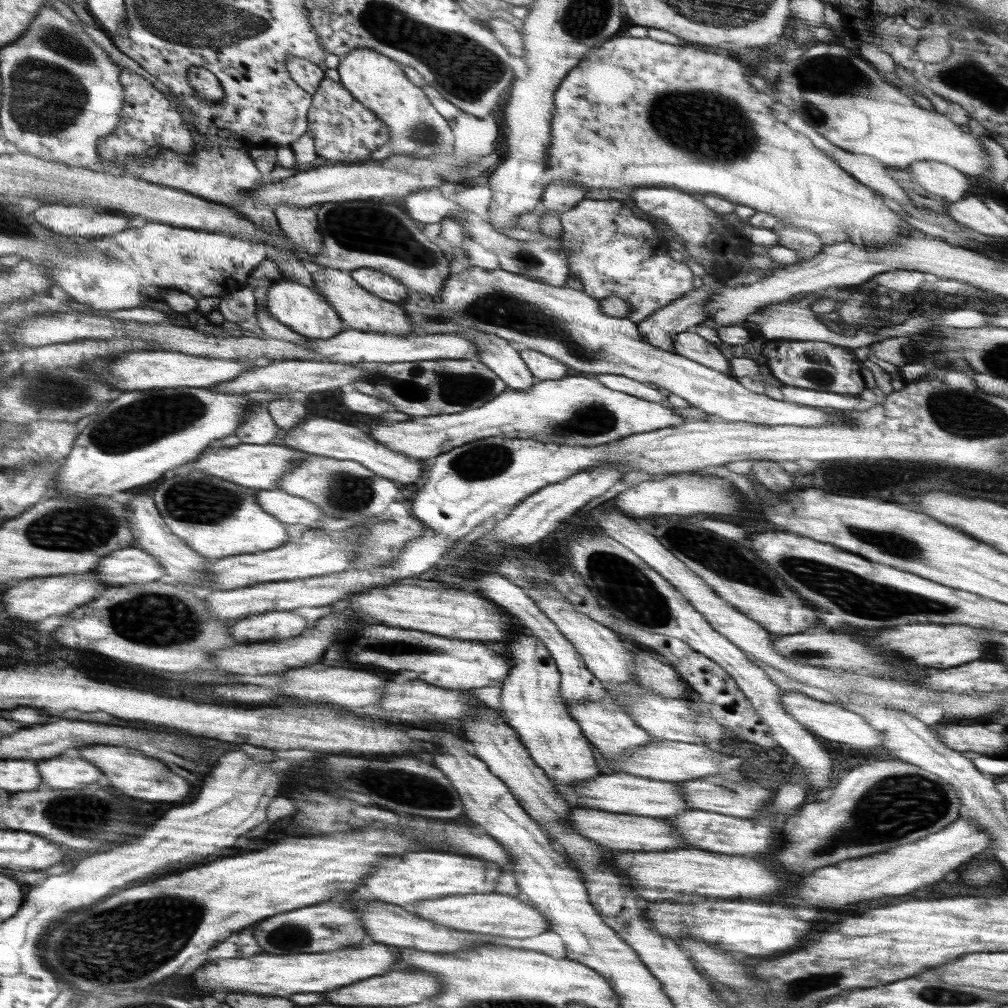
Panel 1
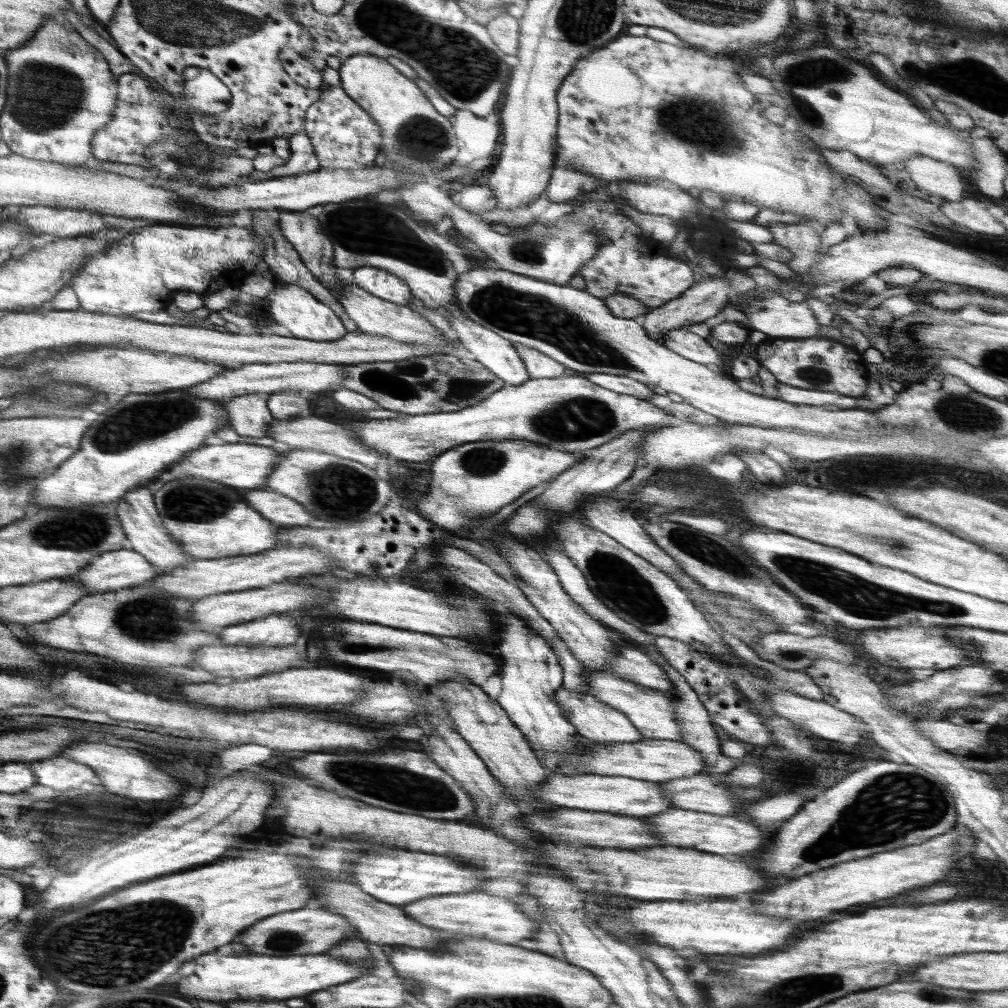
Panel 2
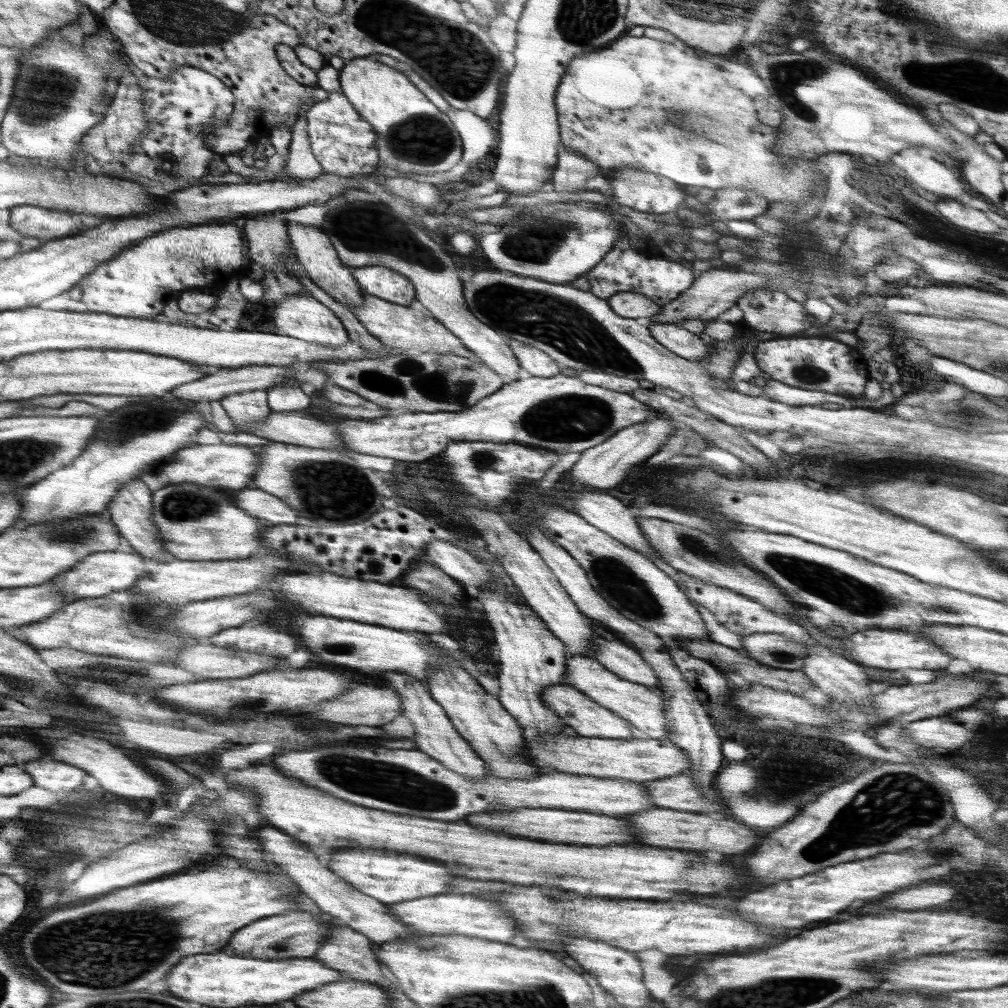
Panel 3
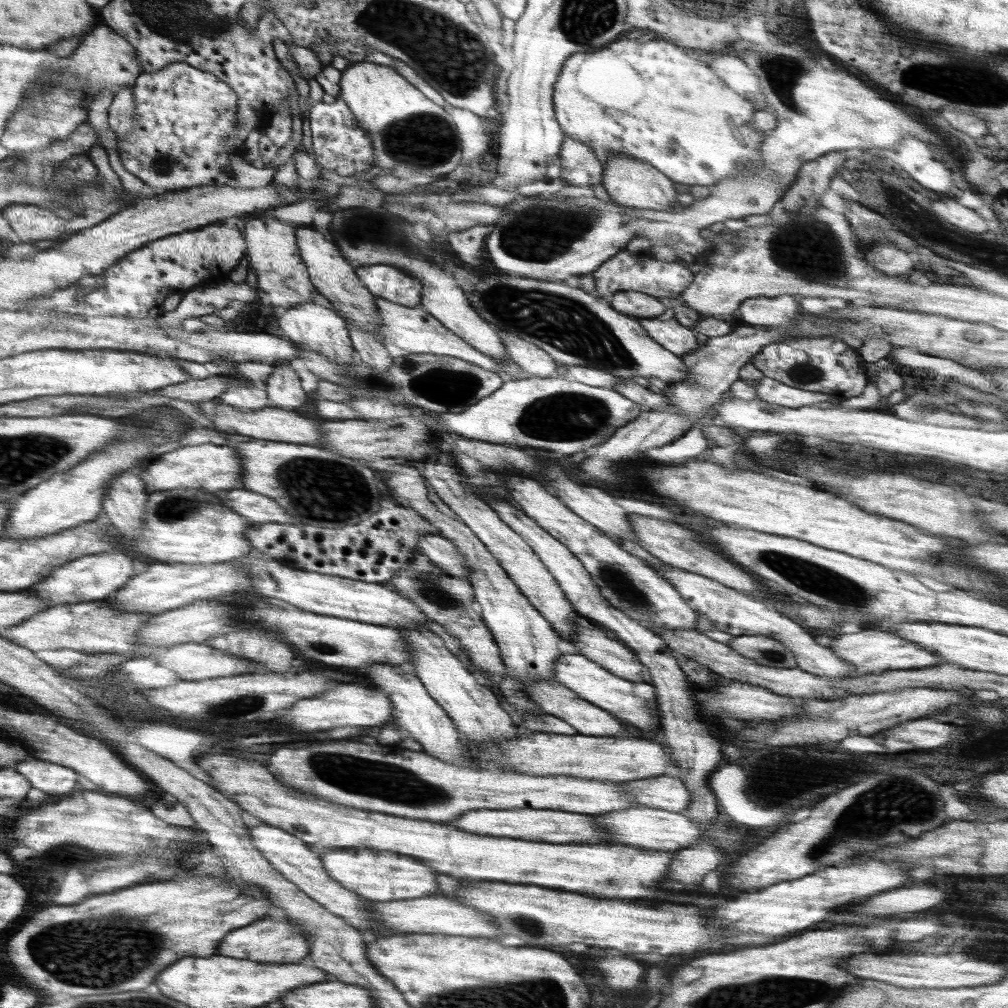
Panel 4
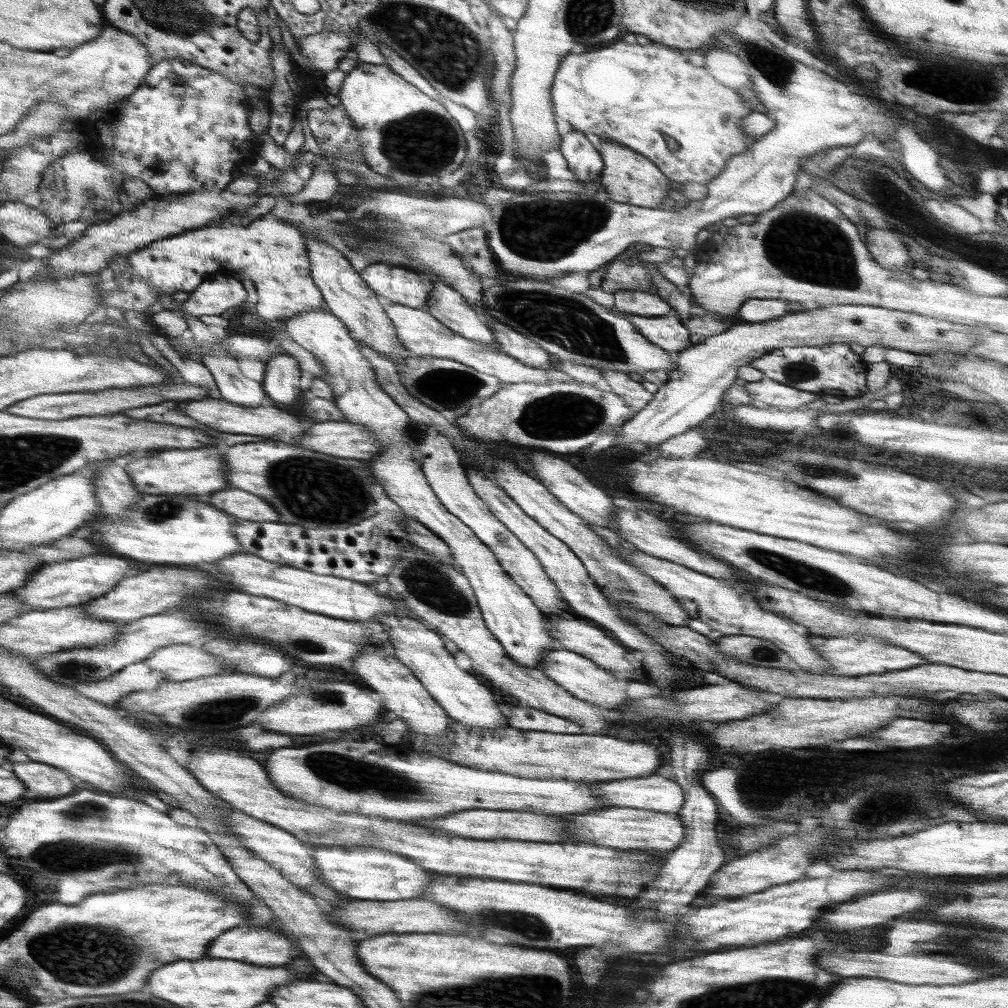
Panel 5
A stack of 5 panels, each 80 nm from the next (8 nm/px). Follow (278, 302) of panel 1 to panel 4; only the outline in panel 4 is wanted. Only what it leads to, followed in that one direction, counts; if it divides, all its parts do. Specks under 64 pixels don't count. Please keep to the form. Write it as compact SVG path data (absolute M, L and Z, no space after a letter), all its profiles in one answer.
M319 300L319 301L313 301L313 302L305 302L304 304L299 304L298 306L295 306L294 308L288 308L286 310L283 310L278 313L277 320L278 320L278 326L280 326L280 328L283 329L284 334L288 336L289 340L292 340L301 344L306 344L309 350L314 350L314 352L318 352L320 354L324 354L324 356L328 356L329 361L333 362L334 364L338 364L338 365L340 364L340 366L343 366L344 373L345 373L345 366L349 366L349 364L351 364L352 352L355 350L355 348L353 347L353 344L351 343L350 331L349 331L349 328L347 327L347 322L339 313L336 313L332 308L329 308L328 305L326 305L324 302Z

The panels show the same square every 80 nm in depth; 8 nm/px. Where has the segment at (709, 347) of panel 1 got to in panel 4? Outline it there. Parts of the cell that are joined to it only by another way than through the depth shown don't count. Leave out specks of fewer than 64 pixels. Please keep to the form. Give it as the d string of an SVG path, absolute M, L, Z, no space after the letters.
M667 315L661 318L638 319L639 323L646 330L654 342L660 344L681 357L692 351L697 351L701 345L696 341L695 332L682 324L679 324L676 318Z

